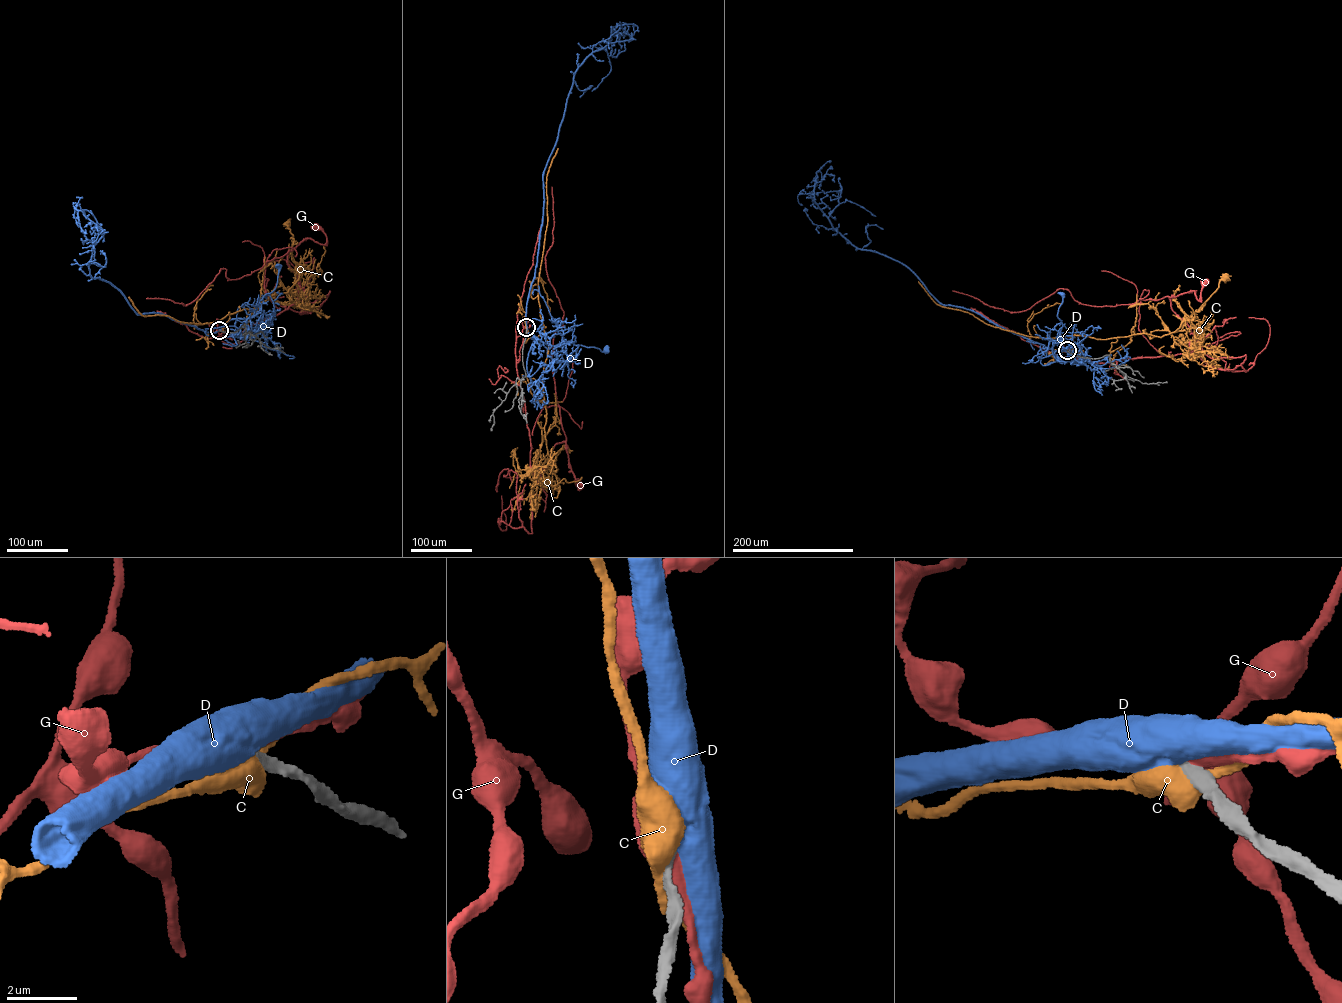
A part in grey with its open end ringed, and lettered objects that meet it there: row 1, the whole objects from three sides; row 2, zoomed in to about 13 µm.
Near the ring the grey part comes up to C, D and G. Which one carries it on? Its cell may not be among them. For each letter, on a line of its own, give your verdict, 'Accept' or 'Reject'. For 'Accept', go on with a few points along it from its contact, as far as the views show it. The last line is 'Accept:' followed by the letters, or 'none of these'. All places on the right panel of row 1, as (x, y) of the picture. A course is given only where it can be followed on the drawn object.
C: Reject
D: Reject
G: Reject
Accept: none of these

